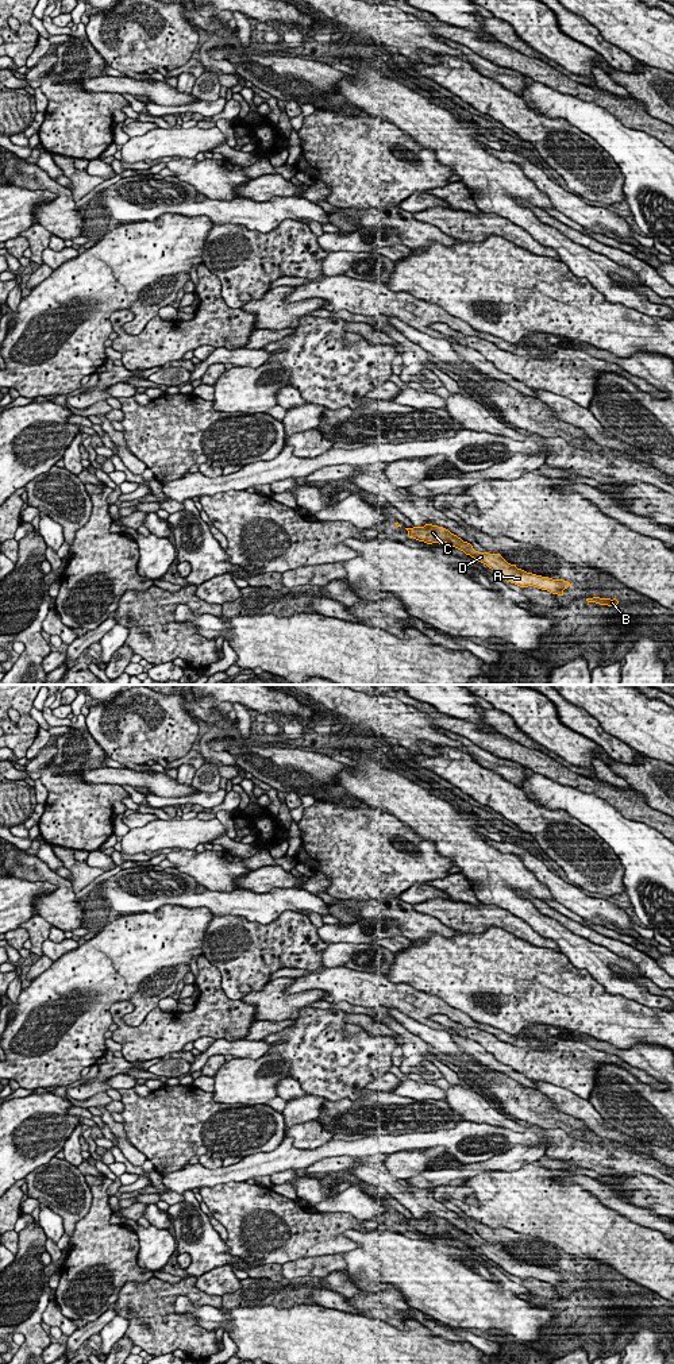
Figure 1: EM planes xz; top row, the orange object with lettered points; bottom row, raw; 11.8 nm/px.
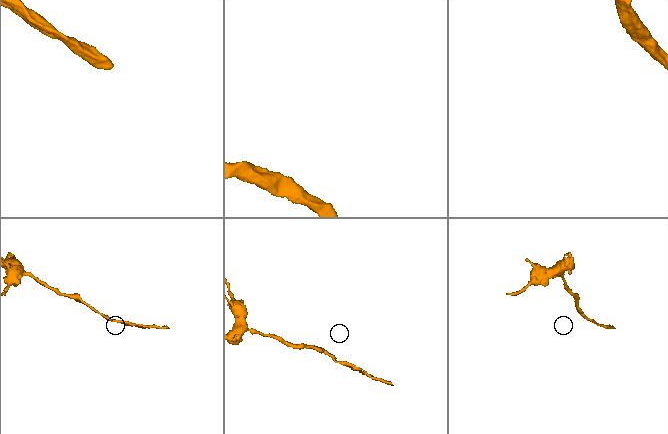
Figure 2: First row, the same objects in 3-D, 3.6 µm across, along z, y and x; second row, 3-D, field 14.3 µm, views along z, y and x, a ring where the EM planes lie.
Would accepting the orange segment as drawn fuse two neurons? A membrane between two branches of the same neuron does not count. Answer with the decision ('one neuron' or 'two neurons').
one neuron

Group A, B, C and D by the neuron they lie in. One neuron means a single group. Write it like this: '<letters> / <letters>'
A B C D

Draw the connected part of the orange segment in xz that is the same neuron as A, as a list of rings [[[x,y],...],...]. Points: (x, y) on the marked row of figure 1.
[[[425,524],[424,527],[405,528],[408,536],[427,544],[432,543],[447,543],[463,551],[466,555],[477,559],[478,562],[486,565],[494,573],[500,574],[507,582],[515,583],[520,587],[534,586],[542,590],[547,590],[552,594],[563,596],[563,590],[573,583],[563,579],[552,579],[548,577],[536,575],[517,569],[516,565],[508,563],[500,554],[478,552],[467,542],[463,542],[457,535],[451,533],[448,529],[432,524]]]

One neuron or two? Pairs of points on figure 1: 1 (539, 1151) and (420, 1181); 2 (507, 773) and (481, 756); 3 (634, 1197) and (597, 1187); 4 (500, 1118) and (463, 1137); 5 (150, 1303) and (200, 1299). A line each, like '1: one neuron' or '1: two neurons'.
1: one neuron
2: one neuron
3: two neurons
4: two neurons
5: one neuron

